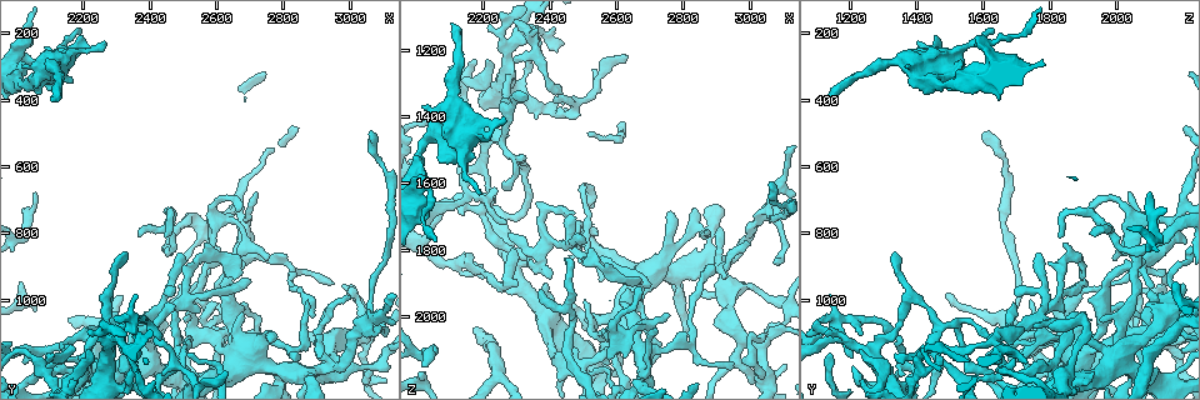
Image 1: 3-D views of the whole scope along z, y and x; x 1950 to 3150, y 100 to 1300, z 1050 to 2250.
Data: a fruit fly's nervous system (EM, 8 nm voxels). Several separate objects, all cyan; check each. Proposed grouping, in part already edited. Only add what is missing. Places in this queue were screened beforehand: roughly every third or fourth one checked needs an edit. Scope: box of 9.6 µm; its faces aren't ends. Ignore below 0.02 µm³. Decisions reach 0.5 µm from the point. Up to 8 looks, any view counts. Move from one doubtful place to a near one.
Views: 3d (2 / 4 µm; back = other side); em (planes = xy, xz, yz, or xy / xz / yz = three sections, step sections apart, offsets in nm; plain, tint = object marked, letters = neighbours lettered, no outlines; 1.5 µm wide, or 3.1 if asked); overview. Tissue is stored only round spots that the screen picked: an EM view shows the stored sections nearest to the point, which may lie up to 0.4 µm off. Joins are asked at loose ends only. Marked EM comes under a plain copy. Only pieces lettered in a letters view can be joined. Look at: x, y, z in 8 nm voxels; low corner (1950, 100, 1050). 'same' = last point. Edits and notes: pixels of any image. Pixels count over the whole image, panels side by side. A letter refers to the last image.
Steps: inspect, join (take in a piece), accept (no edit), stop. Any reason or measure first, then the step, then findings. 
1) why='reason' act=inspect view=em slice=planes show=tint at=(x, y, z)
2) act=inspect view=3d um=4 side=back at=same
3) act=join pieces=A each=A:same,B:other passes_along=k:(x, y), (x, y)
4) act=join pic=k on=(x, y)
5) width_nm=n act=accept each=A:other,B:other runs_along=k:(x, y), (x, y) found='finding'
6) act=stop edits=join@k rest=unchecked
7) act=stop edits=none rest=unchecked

why='free end' act=inspect view=em slice=yz step=8 show=letters at=(2120, 1170, 1340)

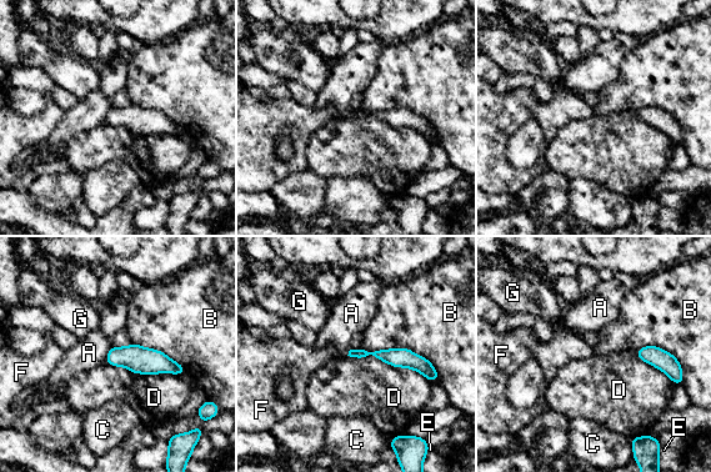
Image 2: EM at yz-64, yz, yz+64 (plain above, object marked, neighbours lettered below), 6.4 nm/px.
act=accept each=A:other,B:other,C:other,D:other,E:other,F:other,G:other border=2:(348, 355), (376, 356), (431, 381) found='no lettered piece goes on from it'

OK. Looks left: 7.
why='free end' act=inspect view=3d um=2 at=(2460, 980, 1700)

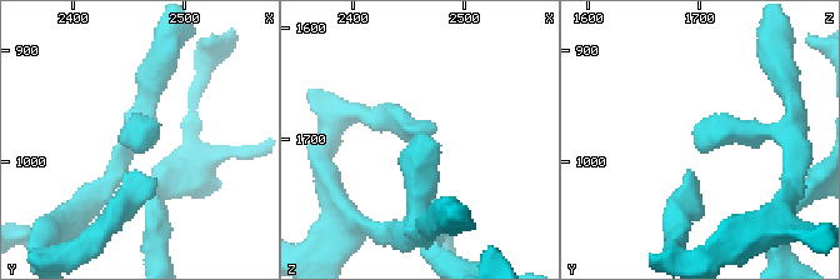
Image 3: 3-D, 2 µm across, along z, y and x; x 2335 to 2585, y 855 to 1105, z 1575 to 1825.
act=inspect view=em slice=planes show=tint at=(2458, 992, 1700)

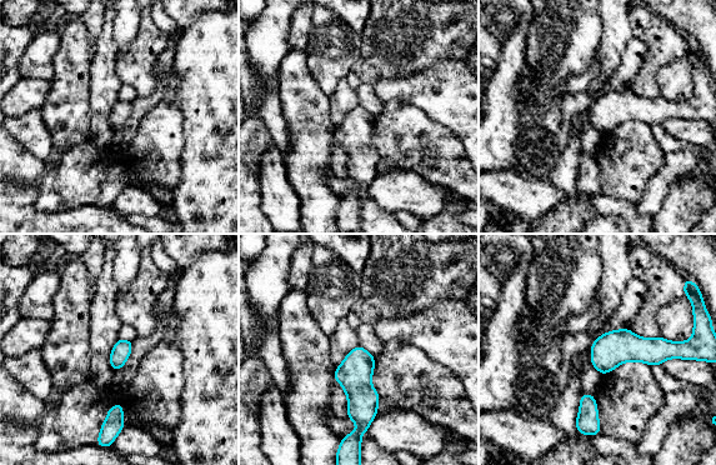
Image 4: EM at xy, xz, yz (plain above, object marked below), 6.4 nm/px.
why='see the neighbours' act=inspect view=em slice=planes show=letters at=same

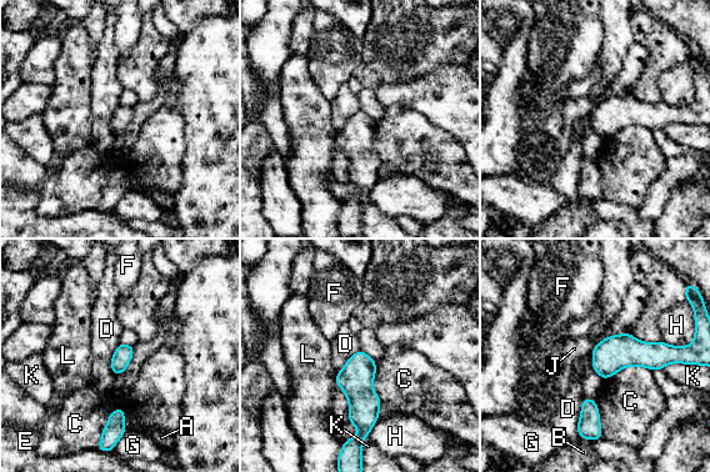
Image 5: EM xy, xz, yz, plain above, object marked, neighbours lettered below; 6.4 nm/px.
width_nm=120 act=accept each=A:other,B:other,C:other,D:other,E:other,F:other,G:other,H:other,J:other,K:other,L:other border=5:(584, 398), (580, 406), (578, 435) found='no lettered piece goes on from it'

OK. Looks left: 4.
why='free end' act=inspect view=em slice=planes show=letters at=(2060, 370, 1380)

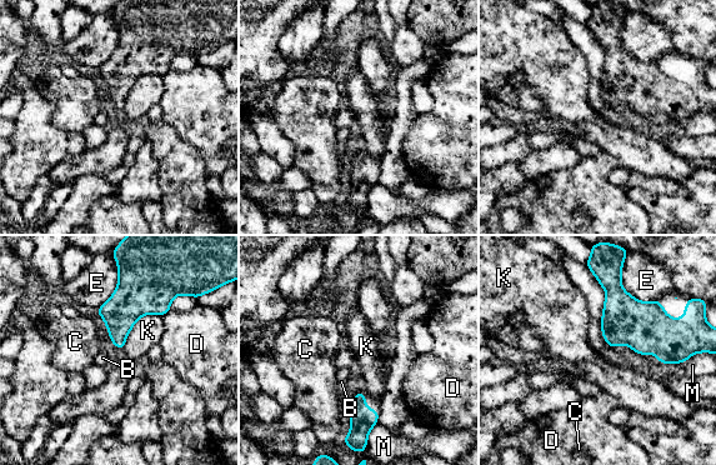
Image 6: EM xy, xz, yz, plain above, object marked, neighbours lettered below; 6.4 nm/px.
longest_contact=K:340nm act=accept each=B:other,C:other,D:other,E:other,K:other,M:other border=6:(156, 313), (134, 324), (121, 350) found='no lettered piece goes on from it'

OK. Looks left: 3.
act=stop edits=none rest=unchecked

